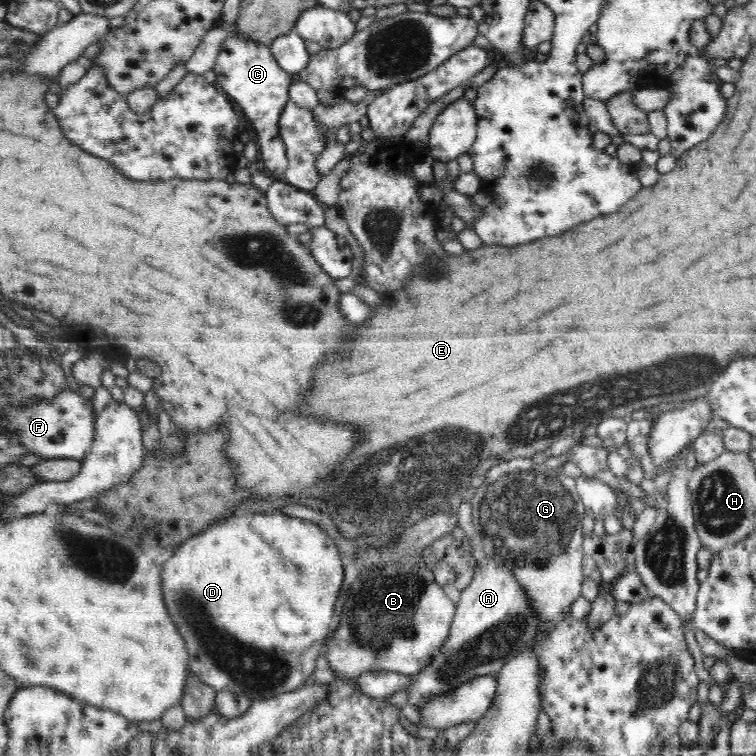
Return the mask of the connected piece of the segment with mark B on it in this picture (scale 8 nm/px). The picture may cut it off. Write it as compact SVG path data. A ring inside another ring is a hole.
M420 558L379 563L350 584L340 610L340 624L325 642L324 657L336 676L357 678L370 671L420 672L448 638L456 603L435 581Z

